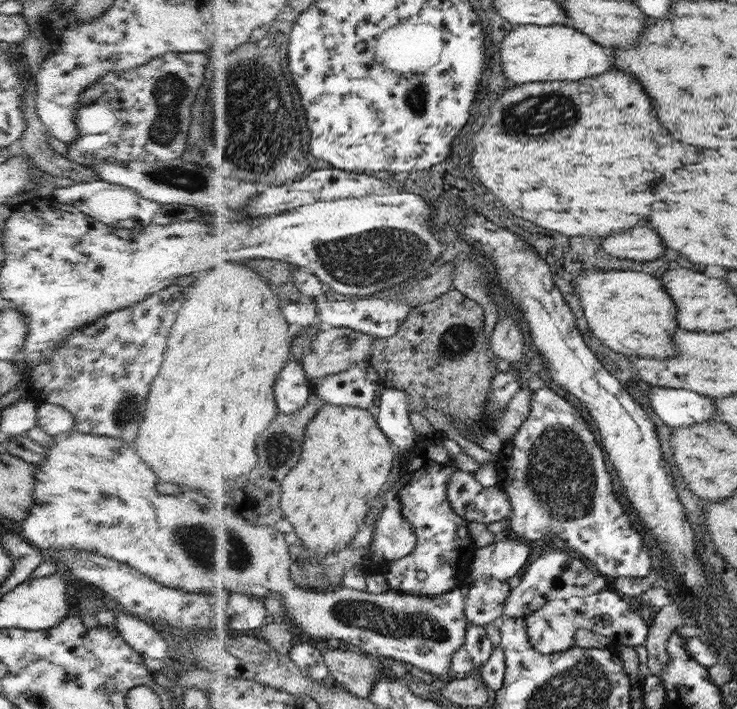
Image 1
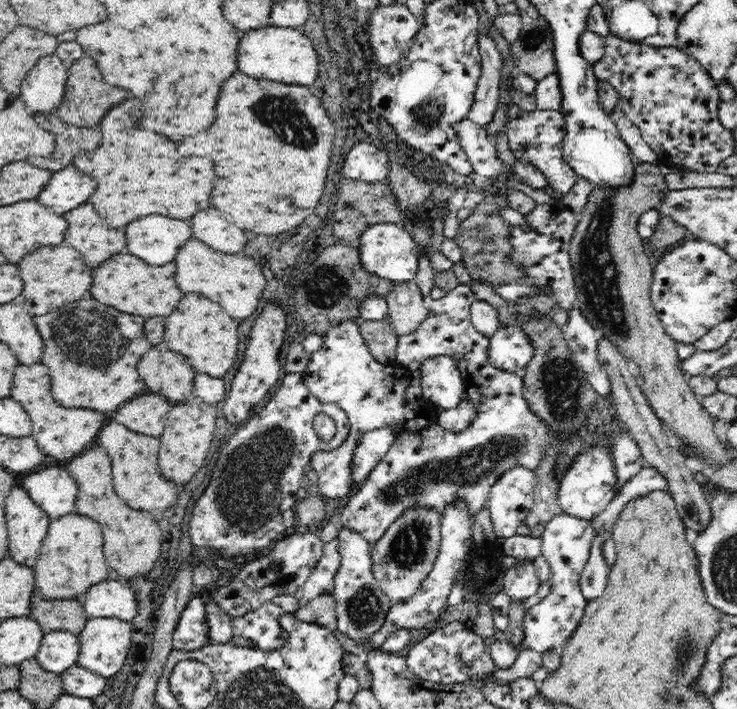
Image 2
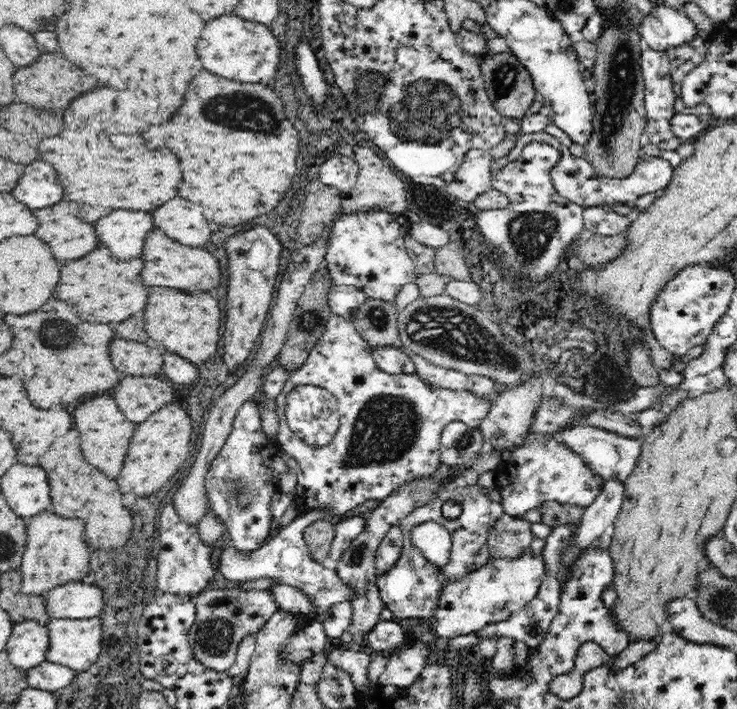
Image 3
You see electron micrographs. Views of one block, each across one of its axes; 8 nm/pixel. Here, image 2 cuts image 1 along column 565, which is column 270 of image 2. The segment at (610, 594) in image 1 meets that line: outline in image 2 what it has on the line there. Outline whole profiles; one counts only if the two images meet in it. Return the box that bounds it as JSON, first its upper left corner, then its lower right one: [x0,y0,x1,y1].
[232,596,300,650]

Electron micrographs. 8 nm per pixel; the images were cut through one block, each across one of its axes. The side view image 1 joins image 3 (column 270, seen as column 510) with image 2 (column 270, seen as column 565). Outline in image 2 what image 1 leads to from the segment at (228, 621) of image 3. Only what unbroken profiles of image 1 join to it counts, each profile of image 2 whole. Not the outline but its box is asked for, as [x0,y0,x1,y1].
[208,528,323,620]

